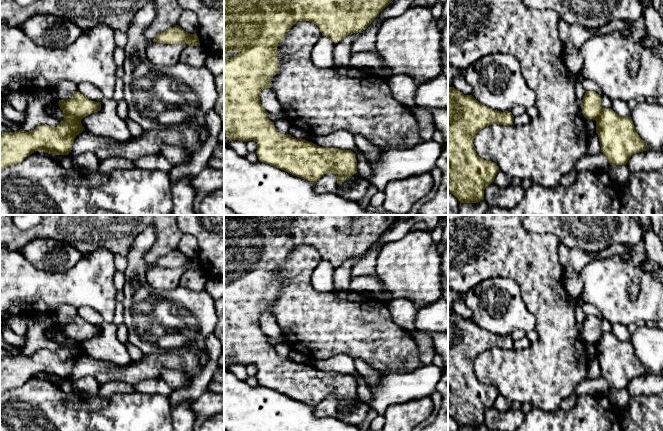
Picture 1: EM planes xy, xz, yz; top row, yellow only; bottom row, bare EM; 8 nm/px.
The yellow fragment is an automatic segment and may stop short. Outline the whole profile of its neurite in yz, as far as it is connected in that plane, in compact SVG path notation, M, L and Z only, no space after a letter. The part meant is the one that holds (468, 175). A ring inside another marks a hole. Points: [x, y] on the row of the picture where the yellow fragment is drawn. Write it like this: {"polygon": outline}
{"polygon": "M454 87L448 89L448 192L460 203L478 203L484 199L485 188L494 182L499 167L478 156L474 138L483 128L494 123L513 125L511 112L493 110L479 103L472 95L464 95Z"}

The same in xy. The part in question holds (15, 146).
{"polygon": "M79 91L70 99L59 100L58 105L65 120L57 127L42 124L30 132L20 129L0 136L0 169L21 163L35 151L68 155L74 138L85 130L81 120L101 110L101 102L89 100Z"}

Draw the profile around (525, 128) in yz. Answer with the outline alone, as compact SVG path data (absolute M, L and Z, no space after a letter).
M448 0L448 62L464 72L469 65L484 56L495 53L511 55L518 61L525 81L536 96L536 118L520 126L494 123L481 129L473 142L476 153L480 158L496 163L499 170L511 179L529 179L543 187L558 185L561 177L574 169L575 162L587 153L590 136L582 104L576 98L574 84L569 79L562 59L559 18L555 11L527 7L523 0Z

